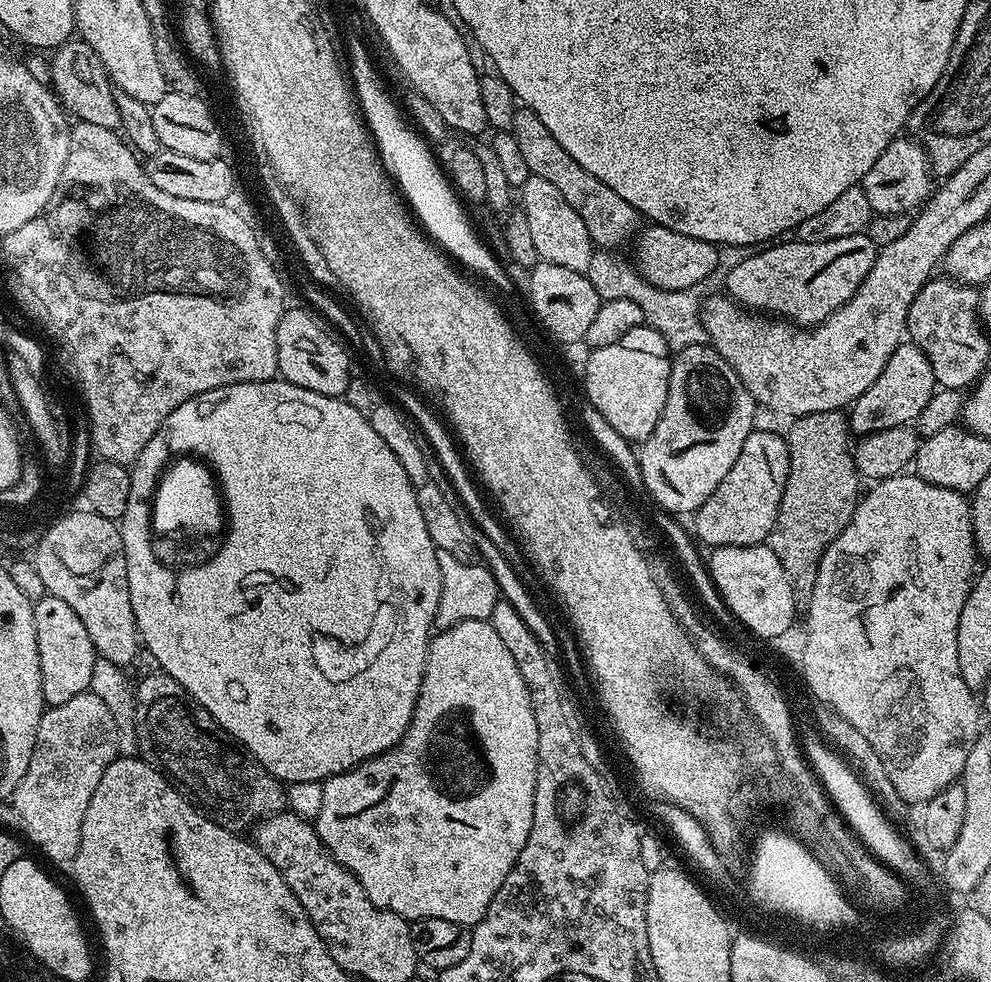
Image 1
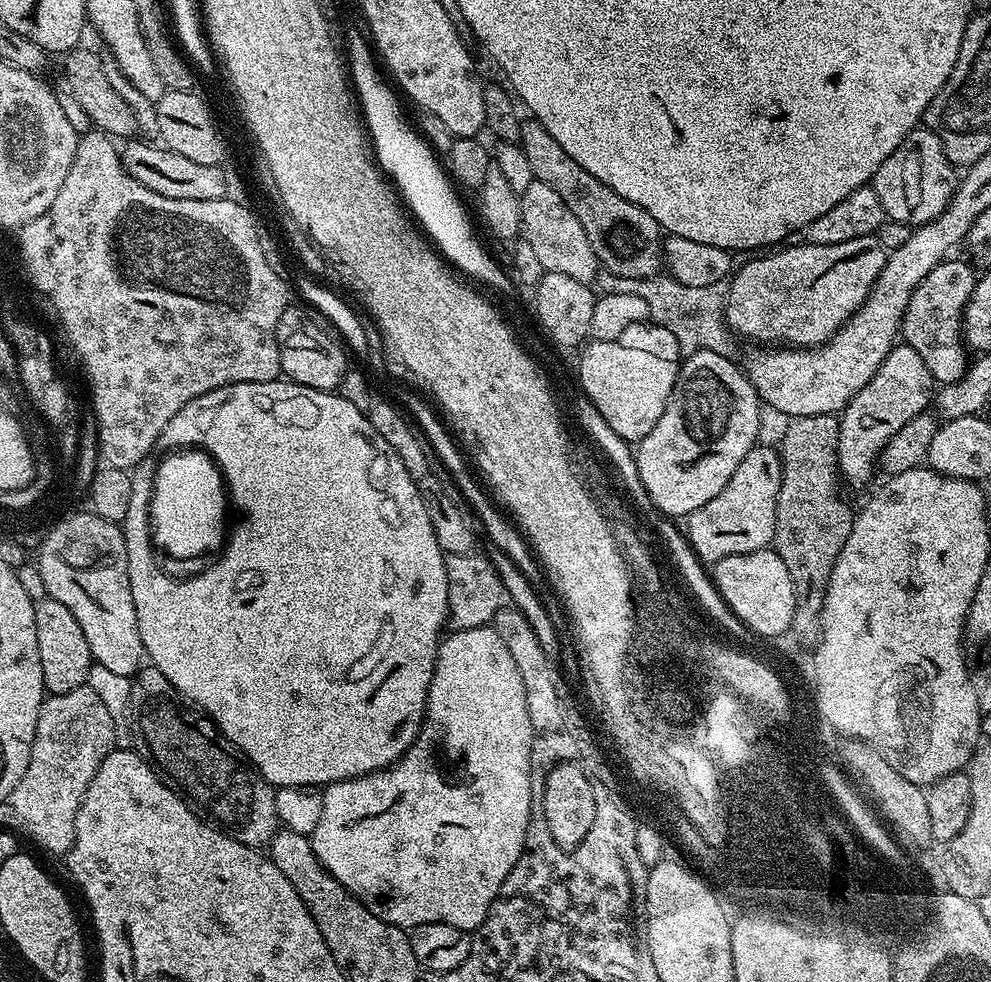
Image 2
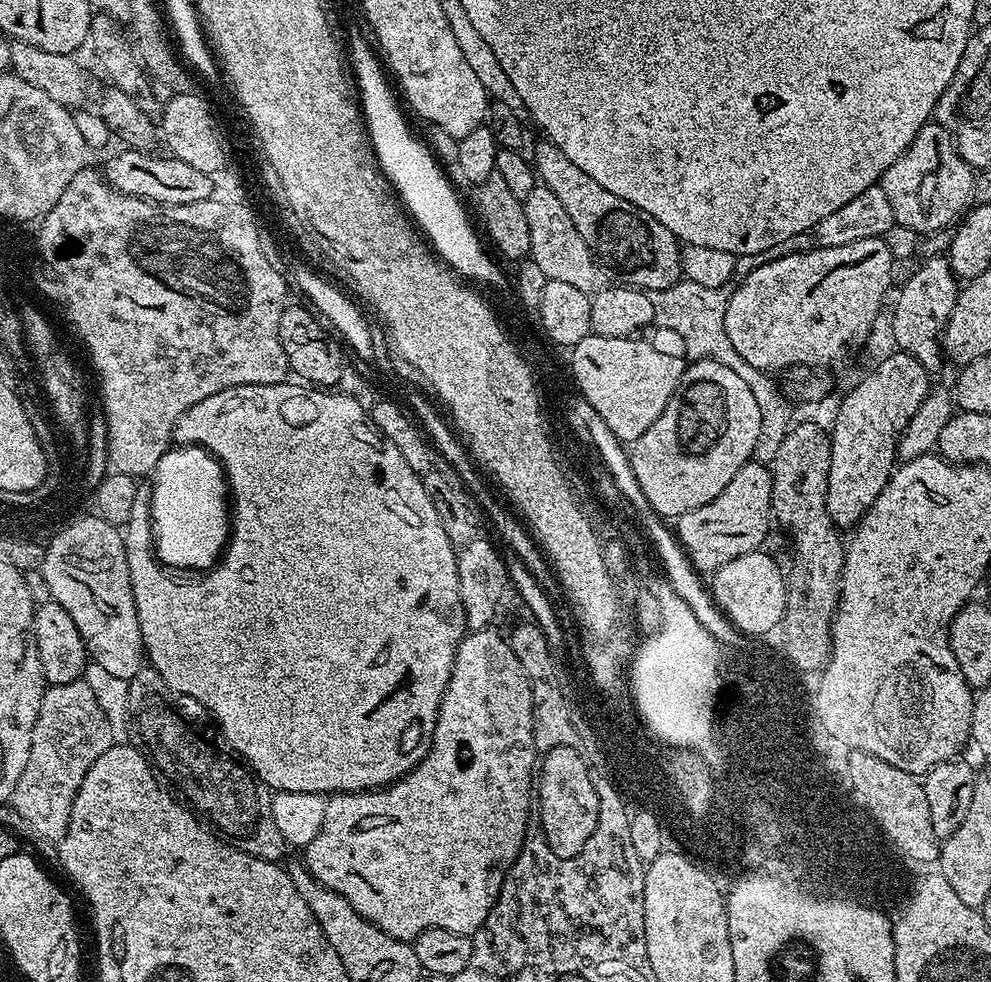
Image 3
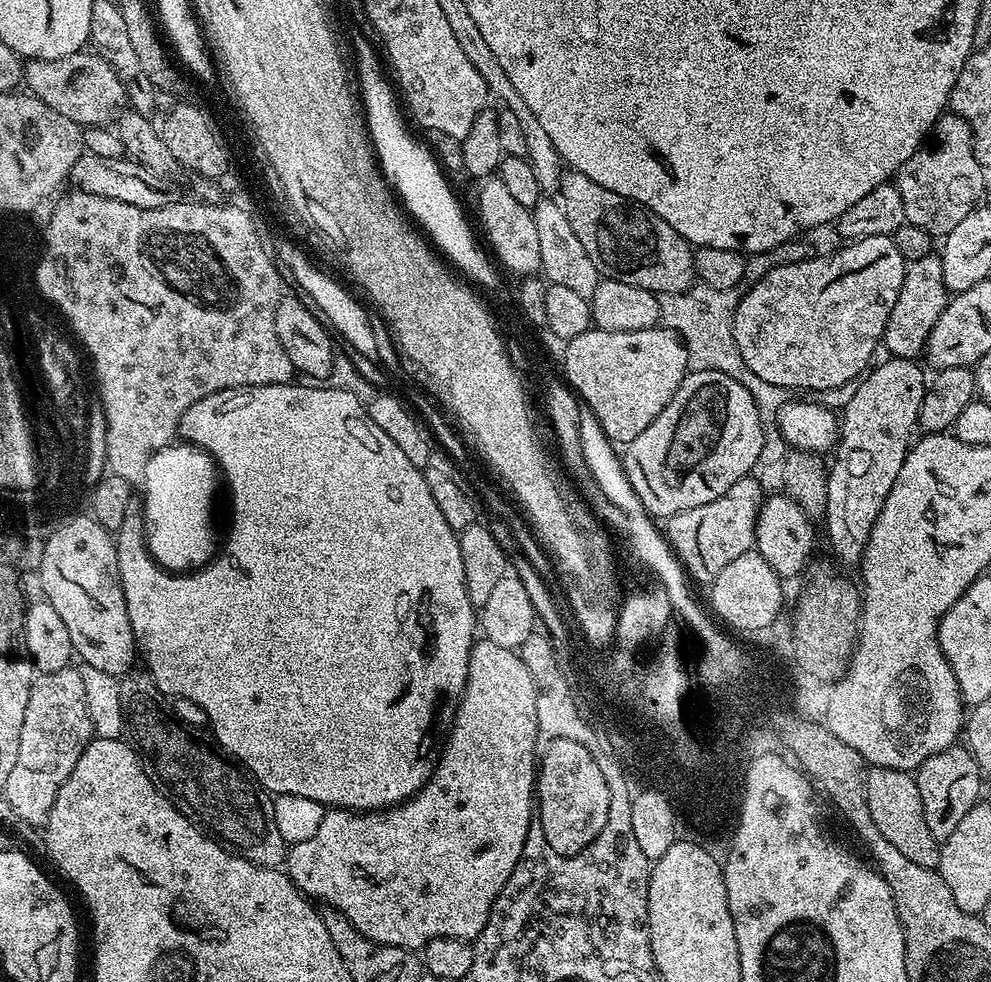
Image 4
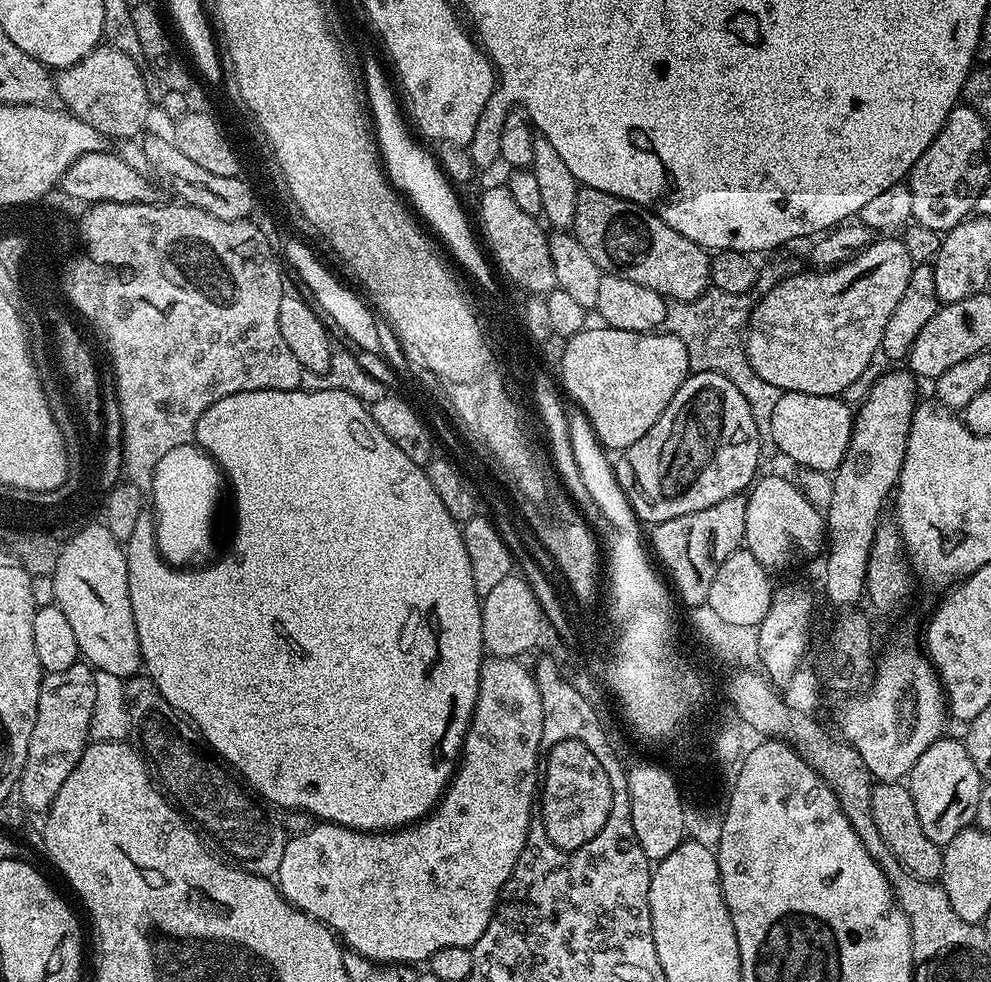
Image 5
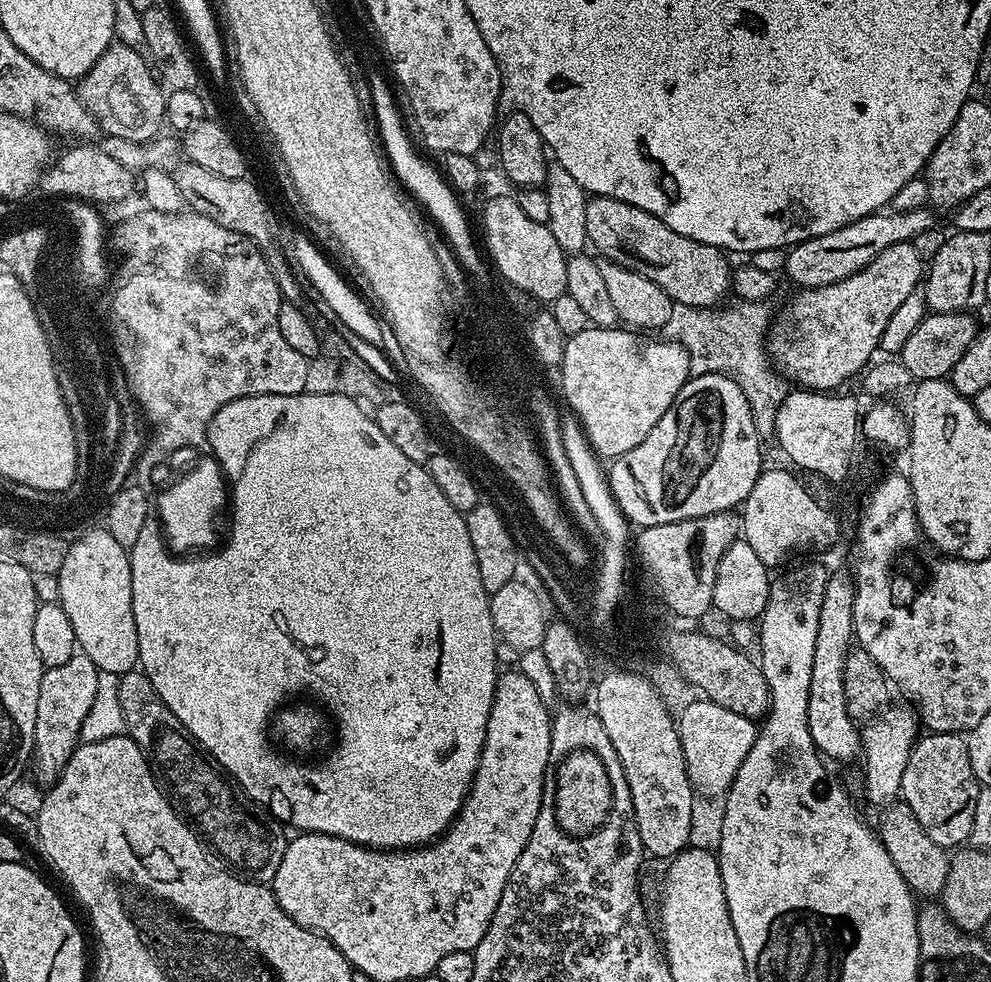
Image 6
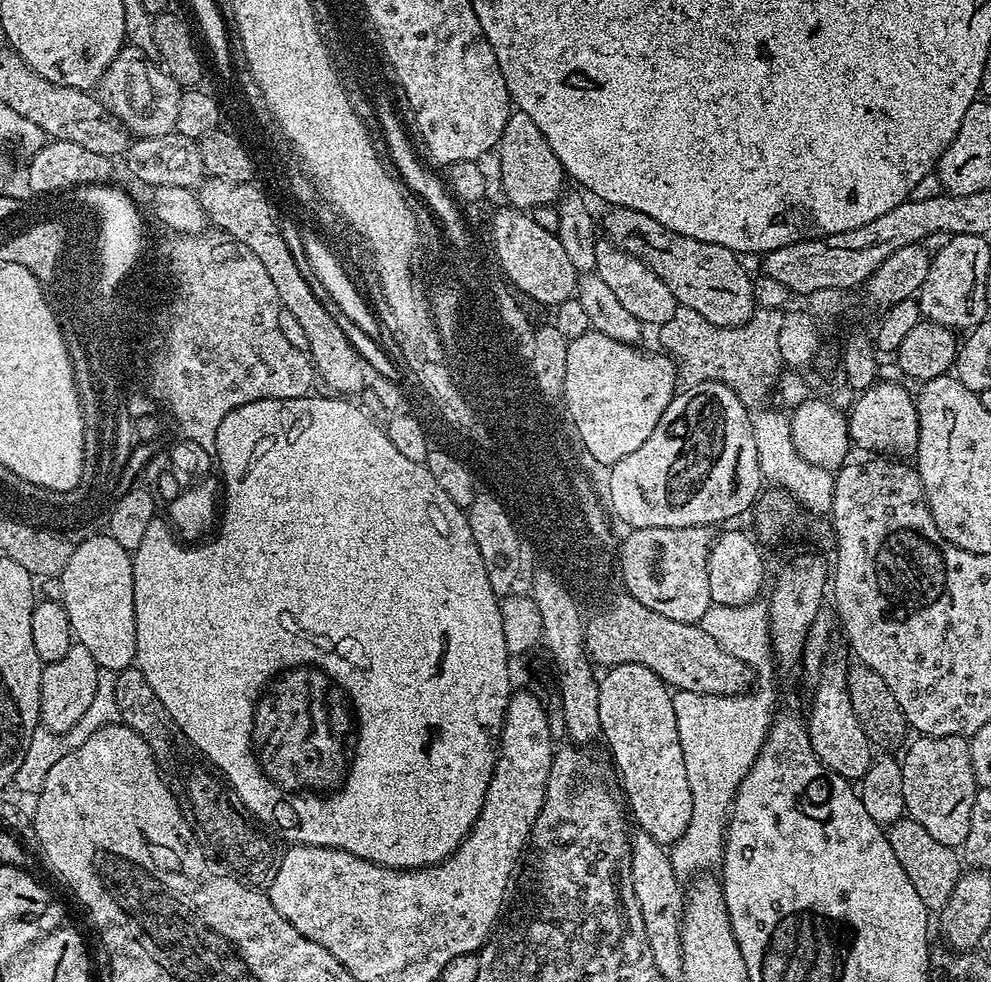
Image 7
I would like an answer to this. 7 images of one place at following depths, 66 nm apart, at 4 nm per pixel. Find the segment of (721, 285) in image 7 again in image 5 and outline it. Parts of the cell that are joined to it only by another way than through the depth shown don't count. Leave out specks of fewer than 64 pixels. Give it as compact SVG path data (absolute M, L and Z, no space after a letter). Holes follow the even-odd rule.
M577 187L571 231L582 250L594 258L601 273L638 282L638 286L646 286L672 302L695 300L709 291L712 279L709 253L640 204L602 190Z

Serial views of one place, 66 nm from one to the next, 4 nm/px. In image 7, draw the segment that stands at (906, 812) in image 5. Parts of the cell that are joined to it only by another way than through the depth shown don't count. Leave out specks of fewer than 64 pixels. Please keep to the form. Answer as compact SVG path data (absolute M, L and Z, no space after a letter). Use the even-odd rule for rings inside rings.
M911 818L896 820L887 825L886 831L890 850L894 850L902 870L906 870L918 898L922 898L929 913L938 914L946 906L962 871L962 860L957 849L942 846L942 842L930 838L930 834L926 834L926 830L922 830L922 826L918 826L918 822Z

